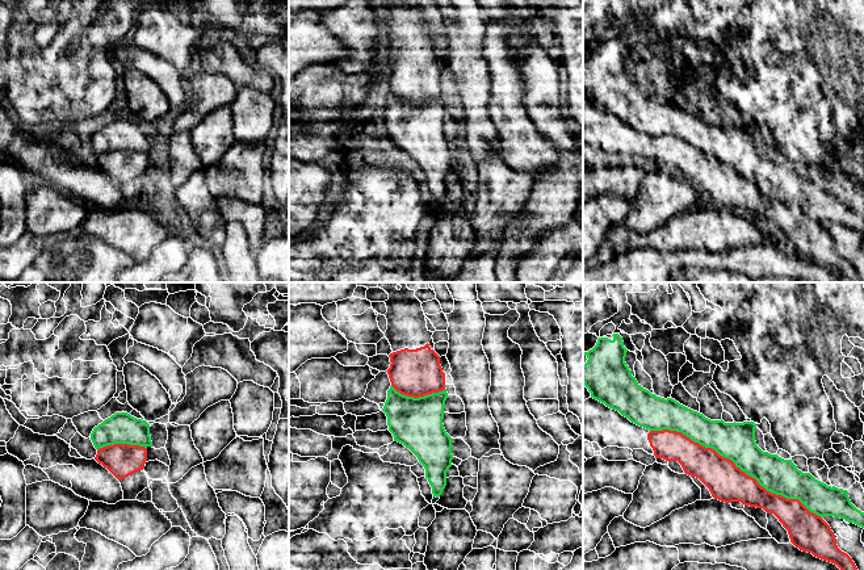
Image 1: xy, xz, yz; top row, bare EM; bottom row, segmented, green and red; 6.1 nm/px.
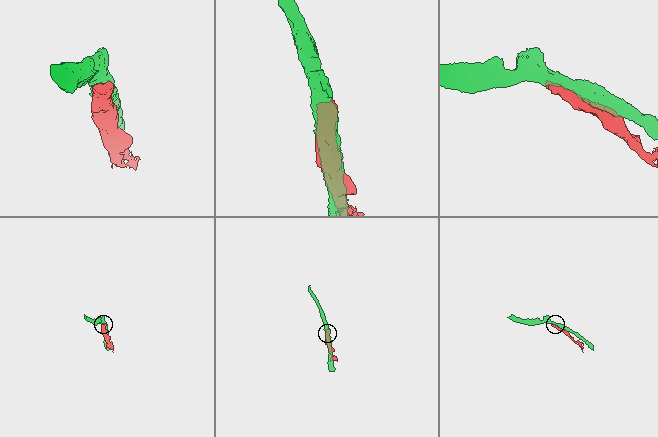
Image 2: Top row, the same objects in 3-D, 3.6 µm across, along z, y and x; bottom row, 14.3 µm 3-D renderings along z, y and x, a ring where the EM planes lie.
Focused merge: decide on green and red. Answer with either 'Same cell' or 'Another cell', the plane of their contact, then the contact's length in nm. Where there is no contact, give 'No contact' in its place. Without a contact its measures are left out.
Another cell. Touches green in yz. Shared border 1200 nm

